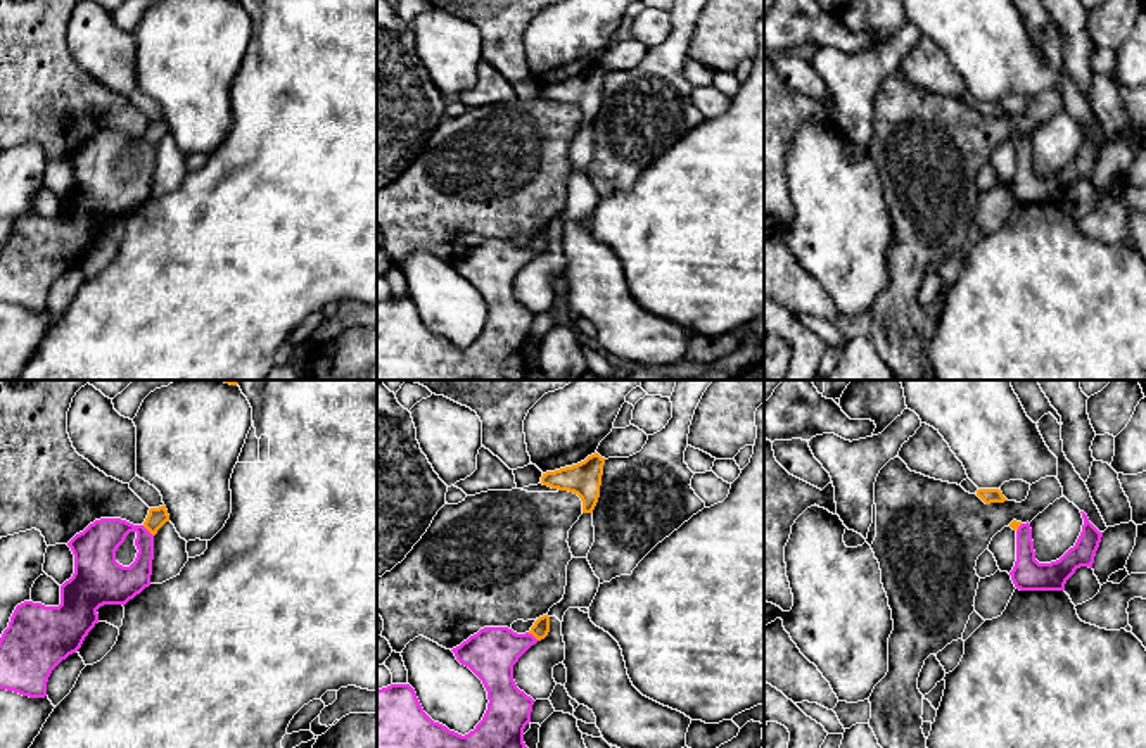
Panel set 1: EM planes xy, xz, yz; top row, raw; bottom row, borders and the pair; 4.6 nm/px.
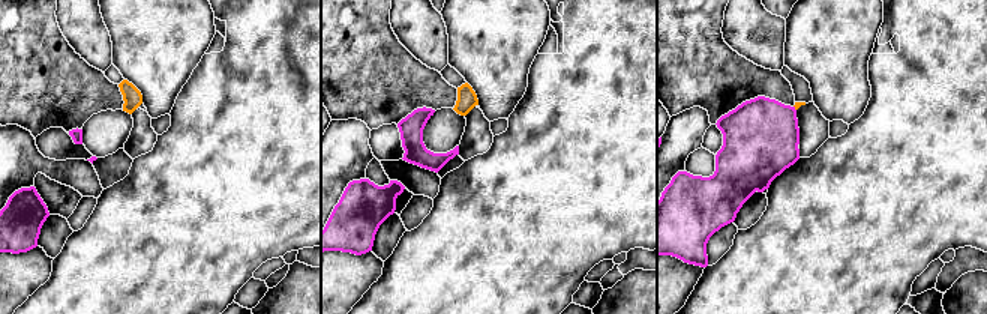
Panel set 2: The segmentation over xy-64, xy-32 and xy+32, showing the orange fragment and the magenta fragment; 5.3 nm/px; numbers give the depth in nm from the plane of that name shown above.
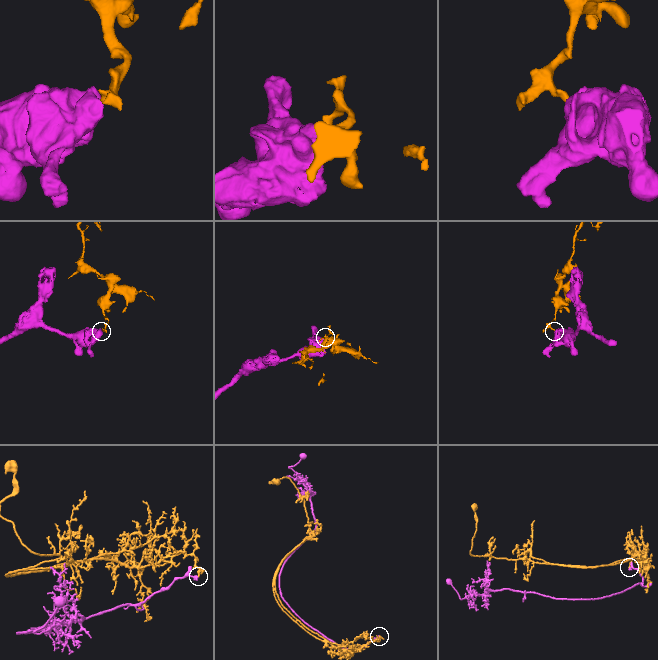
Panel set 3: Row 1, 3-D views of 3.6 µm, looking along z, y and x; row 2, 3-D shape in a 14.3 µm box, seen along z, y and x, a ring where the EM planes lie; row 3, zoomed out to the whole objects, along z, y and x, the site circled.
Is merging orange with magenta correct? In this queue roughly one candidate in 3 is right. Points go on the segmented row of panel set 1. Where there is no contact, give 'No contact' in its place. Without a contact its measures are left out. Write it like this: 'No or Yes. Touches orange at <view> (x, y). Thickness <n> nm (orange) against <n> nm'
No. Touches orange at xy (147, 529). Thickness 90 nm (orange) against 190 nm

